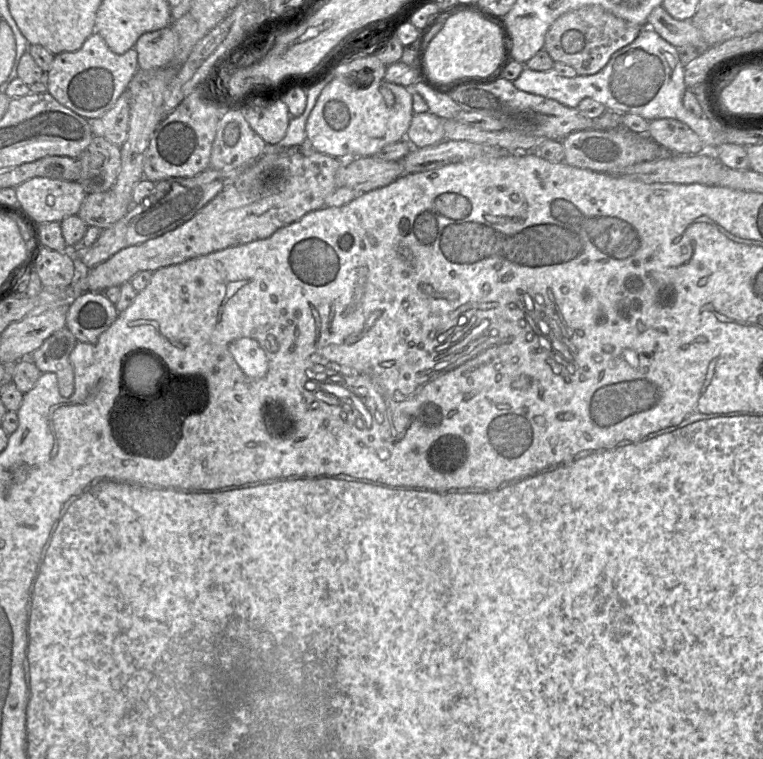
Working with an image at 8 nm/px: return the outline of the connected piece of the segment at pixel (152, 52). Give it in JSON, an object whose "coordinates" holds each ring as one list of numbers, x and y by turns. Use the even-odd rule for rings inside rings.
{"coordinates":[[172,27,142,34,134,46,138,53,139,69,159,69,171,64,177,46,178,37]]}

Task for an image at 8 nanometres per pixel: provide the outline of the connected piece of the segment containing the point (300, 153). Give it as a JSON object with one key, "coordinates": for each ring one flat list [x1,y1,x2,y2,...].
{"coordinates":[[306,141,298,146,298,147,290,147,288,149,282,149,279,147,279,145,276,146,268,146,275,148,272,151,266,151,261,157,256,159,254,162,249,164,246,169,243,171,243,173,231,184,226,186,215,198,213,198,207,205,205,205,192,219,185,222,181,226,177,227,176,229,167,232,157,238,150,239,142,244,130,246,127,248,124,248,114,254,112,257,110,257,105,262,91,268,88,270,81,270,77,275,75,281,74,281,74,288,77,290,78,294,82,294,86,291,92,291,92,292,104,292,107,288,111,286,121,286,125,282,130,282,131,279,138,274,141,271,151,271,155,272,156,270,171,266,174,264,179,264,182,262,185,262,187,260,204,256,213,252,217,252,220,250,224,250,229,247,238,246,247,244,256,240,262,240,265,238,270,237,273,235,278,229,287,226,289,224,292,224,298,220,300,220,304,215,308,214,309,212,312,212,314,210,321,209,322,207,325,207,325,199,326,197,335,190,335,176,339,168,343,165,343,160,339,160,337,158,334,158,332,156,320,153,313,149,309,143]]}

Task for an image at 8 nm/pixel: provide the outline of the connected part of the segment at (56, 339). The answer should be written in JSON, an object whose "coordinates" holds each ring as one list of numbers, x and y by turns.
{"coordinates":[[64,327,47,338,30,355,30,359,41,373,57,372,69,361,70,354,76,344,75,336,67,327]]}

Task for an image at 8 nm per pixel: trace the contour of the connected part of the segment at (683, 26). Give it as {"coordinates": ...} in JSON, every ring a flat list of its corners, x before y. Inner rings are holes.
{"coordinates":[[662,5,655,7,650,12,647,24,676,48,683,45,692,45,698,50,699,54,709,48,708,43,703,39,700,31,691,20,673,18]]}

